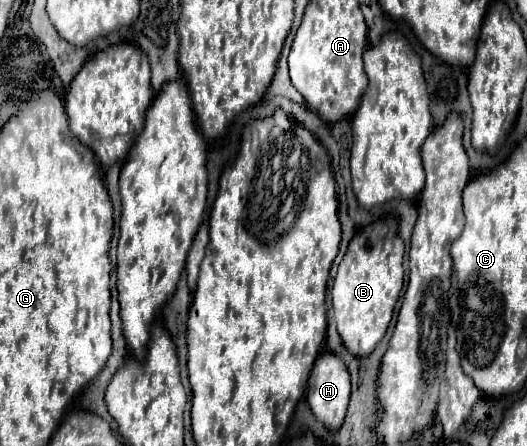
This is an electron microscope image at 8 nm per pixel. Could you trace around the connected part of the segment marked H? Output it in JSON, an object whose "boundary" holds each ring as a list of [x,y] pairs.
{"boundary":[[[321,352],[307,380],[307,402],[329,430],[339,430],[343,424],[351,394],[351,378],[347,366],[331,352]]]}

